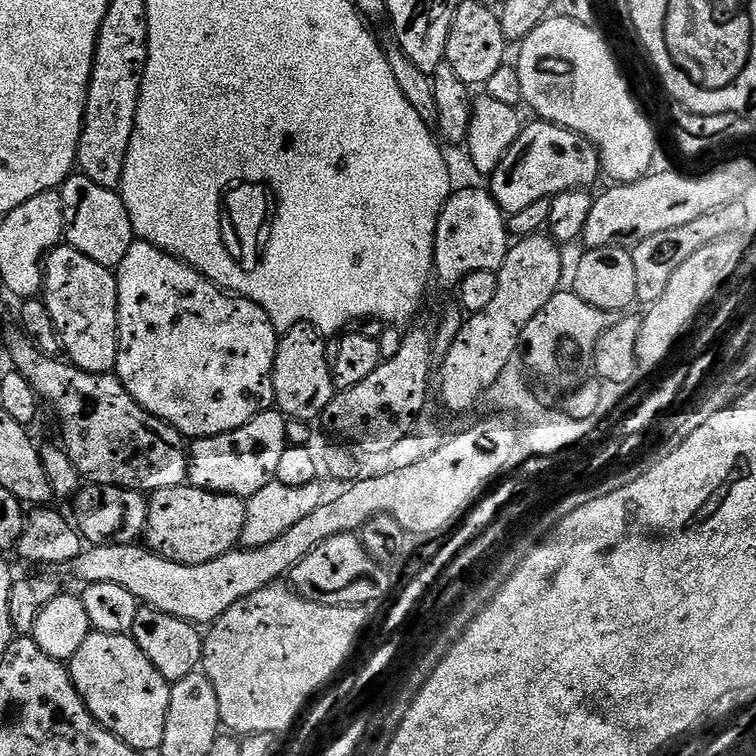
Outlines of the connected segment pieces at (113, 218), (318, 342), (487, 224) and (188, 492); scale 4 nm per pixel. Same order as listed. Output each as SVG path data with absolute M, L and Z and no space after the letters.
M73 174L64 181L59 194L64 207L64 240L68 245L98 262L98 266L119 268L122 258L126 258L126 250L130 250L134 243L130 214L119 191L98 186L98 182L90 182L90 178Z
M299 324L279 337L272 371L272 385L276 395L274 404L288 420L315 422L314 420L317 419L319 421L323 417L326 406L330 406L332 397L338 391L336 383L332 381L330 348L324 345L324 340L326 340L325 333L319 332L312 324Z
M487 187L453 191L440 211L436 227L434 276L444 284L458 286L474 270L497 273L510 247L506 213L498 207Z
M183 483L176 488L151 493L148 501L148 525L143 539L146 541L147 547L170 562L198 566L202 562L214 562L218 558L222 558L222 554L233 551L241 543L243 527L246 526L246 516L247 503L241 497L221 492L207 492Z

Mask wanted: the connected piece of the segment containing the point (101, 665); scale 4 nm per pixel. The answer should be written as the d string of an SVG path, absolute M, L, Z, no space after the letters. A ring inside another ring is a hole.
M89 632L78 654L72 656L70 671L78 694L102 727L142 754L159 753L172 684L154 670L154 662L142 654L131 635Z

